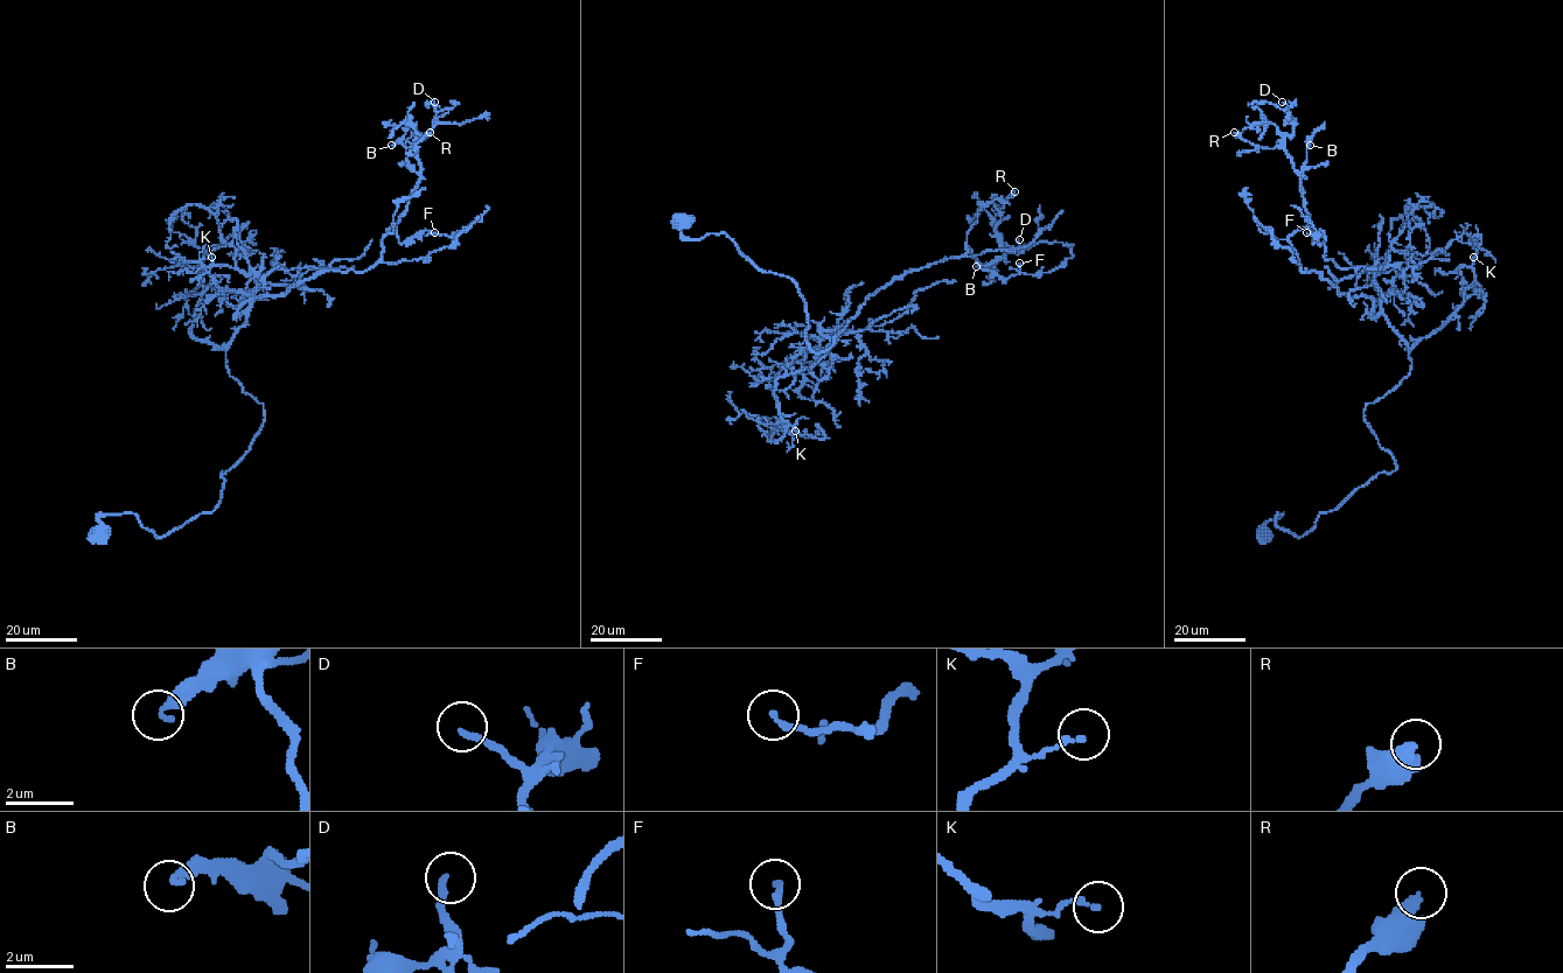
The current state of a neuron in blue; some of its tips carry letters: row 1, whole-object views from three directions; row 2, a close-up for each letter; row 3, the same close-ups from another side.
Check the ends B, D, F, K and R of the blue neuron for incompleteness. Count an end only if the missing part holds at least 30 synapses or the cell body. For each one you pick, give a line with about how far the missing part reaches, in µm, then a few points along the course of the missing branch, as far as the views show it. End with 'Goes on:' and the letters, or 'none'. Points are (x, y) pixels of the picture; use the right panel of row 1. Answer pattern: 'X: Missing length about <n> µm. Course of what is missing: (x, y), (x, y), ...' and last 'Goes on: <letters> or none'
D: Missing length about 20 µm. Course of what is missing: (1282, 102), (1270, 105), (1285, 118), (1300, 120)
R: Missing length about 15 µm. Course of what is missing: (1234, 132), (1230, 126), (1222, 126), (1209, 137), (1205, 135)
Goes on: D, R

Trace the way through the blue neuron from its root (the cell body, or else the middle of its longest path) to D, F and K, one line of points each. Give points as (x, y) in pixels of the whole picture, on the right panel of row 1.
D: (1264, 534), (1277, 513), (1302, 537), (1396, 468), (1363, 408), (1411, 366), (1372, 299), (1300, 268), (1282, 102)
F: (1264, 534), (1277, 513), (1302, 537), (1396, 468), (1363, 408), (1411, 366), (1372, 299), (1300, 268), (1306, 232)
K: (1264, 534), (1277, 513), (1302, 537), (1396, 468), (1365, 406), (1463, 302), (1473, 257)

